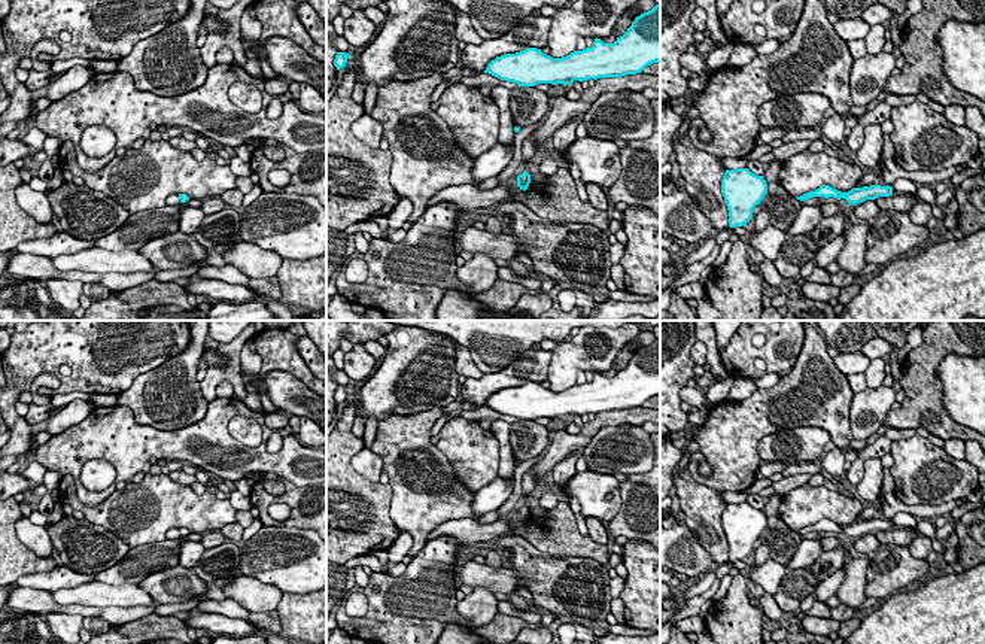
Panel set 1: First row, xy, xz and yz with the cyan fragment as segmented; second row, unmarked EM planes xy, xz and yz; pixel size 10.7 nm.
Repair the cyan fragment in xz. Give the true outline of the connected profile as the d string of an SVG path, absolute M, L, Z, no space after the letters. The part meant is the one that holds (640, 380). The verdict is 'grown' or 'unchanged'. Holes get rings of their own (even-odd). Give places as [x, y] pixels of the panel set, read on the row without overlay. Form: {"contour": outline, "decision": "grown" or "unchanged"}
{"contour": "M660 338L635 352L614 377L595 373L592 382L553 392L536 382L504 388L492 394L484 407L520 420L538 417L571 419L574 414L621 411L641 407L660 395Z", "decision": "unchanged"}

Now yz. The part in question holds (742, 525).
{"contour": "M748 502L726 504L721 528L729 544L729 561L742 561L753 552L754 541L767 528L767 517L763 510Z", "decision": "unchanged"}

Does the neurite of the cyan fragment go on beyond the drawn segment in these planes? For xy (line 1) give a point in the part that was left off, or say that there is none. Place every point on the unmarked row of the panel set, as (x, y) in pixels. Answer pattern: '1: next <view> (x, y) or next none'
1: next none

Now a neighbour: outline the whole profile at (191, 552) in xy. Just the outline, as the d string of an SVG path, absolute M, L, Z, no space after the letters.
M185 540L180 543L179 565L192 569L204 552L206 549L200 541Z

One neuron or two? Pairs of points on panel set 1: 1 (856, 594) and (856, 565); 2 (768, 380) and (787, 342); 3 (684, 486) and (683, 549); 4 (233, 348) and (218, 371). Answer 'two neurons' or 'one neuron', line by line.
1: one neuron
2: two neurons
3: two neurons
4: one neuron

